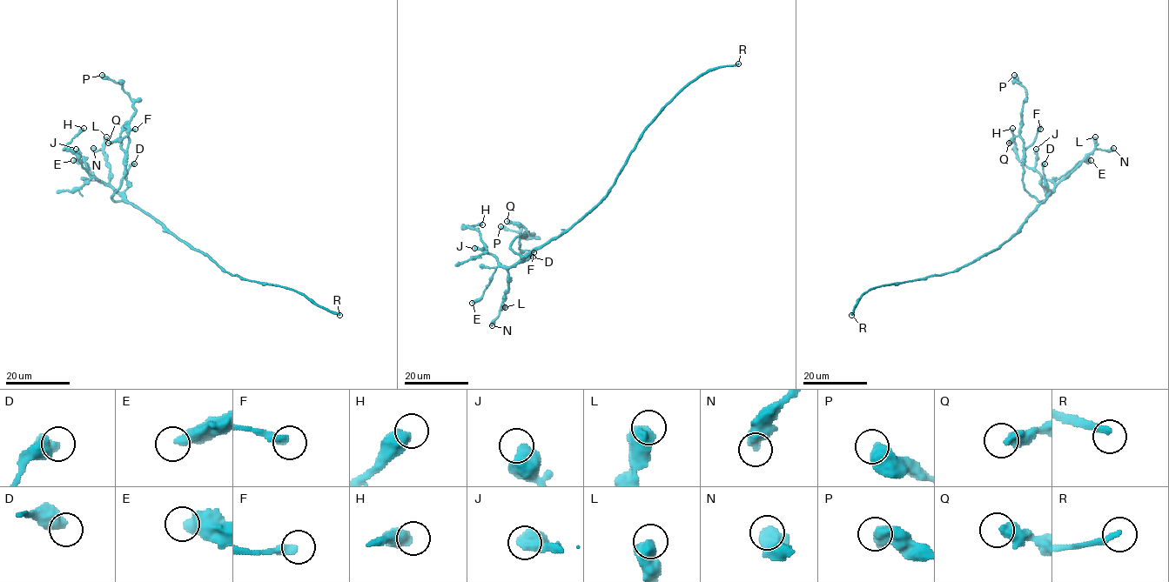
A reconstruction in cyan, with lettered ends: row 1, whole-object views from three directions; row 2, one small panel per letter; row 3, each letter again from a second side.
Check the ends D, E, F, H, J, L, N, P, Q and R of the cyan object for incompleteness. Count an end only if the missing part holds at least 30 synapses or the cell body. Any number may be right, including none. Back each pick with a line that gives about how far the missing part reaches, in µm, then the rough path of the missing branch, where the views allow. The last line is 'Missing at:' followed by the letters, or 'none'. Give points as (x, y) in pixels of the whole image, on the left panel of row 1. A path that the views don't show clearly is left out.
R: missing 250 µm
Missing at: R

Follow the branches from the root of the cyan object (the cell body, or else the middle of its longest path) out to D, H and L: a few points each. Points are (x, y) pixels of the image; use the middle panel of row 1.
D: (579, 220), (533, 250), (522, 261), (526, 260), (525, 255), (533, 257)
H: (579, 220), (510, 266), (503, 266), (487, 250), (477, 230), (466, 227), (482, 224)
L: (579, 220), (551, 241), (527, 253), (509, 268), (508, 291), (502, 305), (505, 307)

